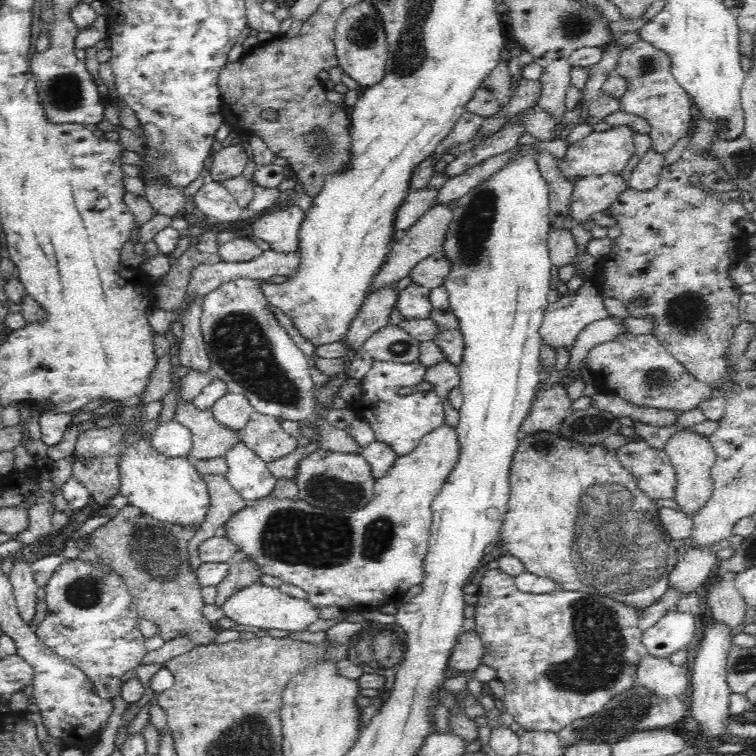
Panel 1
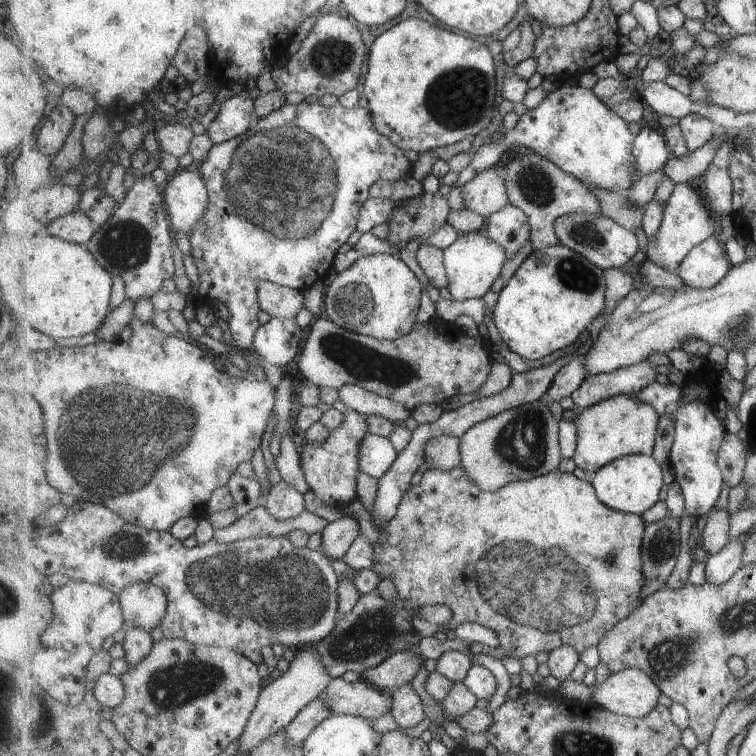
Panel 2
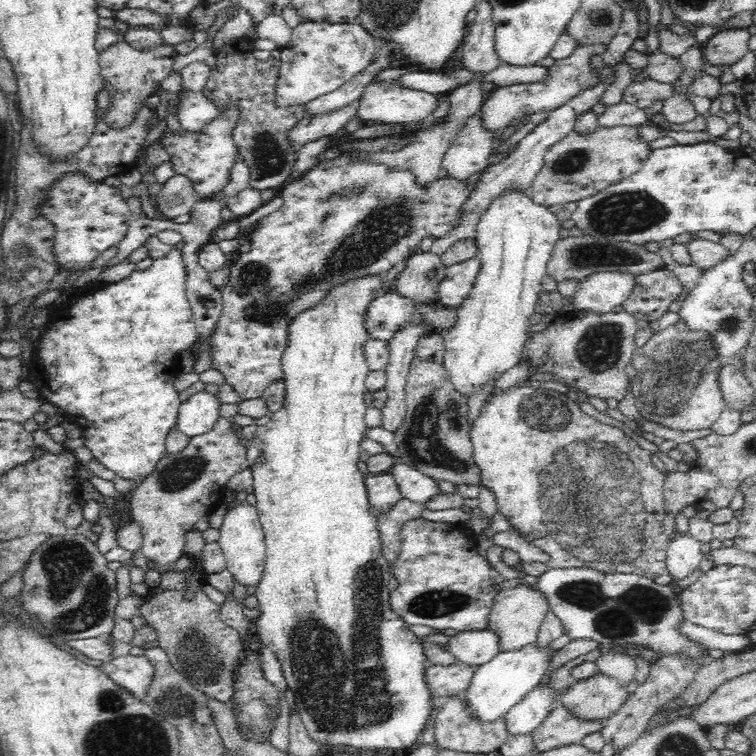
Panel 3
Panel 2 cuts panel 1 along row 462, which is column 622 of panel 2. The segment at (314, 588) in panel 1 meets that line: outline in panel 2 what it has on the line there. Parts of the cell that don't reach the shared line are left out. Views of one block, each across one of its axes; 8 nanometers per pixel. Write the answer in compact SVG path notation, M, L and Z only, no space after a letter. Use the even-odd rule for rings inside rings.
M617 395L586 408L578 415L577 448L573 458L577 467L597 472L606 464L627 455L653 454L660 414L654 404L635 396Z

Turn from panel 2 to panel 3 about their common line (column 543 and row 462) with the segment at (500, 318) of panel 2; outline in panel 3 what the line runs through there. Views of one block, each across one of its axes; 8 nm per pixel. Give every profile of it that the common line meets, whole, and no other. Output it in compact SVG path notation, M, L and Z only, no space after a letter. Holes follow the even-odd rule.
M376 275L373 277L364 277L361 279L354 279L353 281L347 282L343 285L338 285L334 287L330 292L329 295L322 301L321 305L315 306L314 308L305 310L301 312L300 315L296 316L294 320L288 324L288 346L287 349L284 351L283 359L281 360L281 365L283 368L284 378L283 381L286 385L286 396L284 405L282 409L279 409L276 413L272 414L271 421L268 424L263 426L258 426L258 429L254 435L254 437L247 441L247 459L249 468L253 471L253 494L257 498L257 509L259 514L259 521L261 522L264 534L265 534L265 544L266 544L266 564L263 568L262 578L260 578L260 582L257 584L256 590L256 598L259 602L259 611L261 612L260 616L255 620L256 621L256 629L254 629L254 636L260 640L260 643L266 644L272 652L276 655L276 658L279 660L281 664L281 669L283 670L283 676L287 681L287 689L294 694L295 705L299 710L300 716L302 717L302 722L306 725L306 732L309 732L309 735L314 739L317 740L323 748L329 748L331 746L342 746L346 747L347 751L358 751L358 750L378 750L383 748L390 748L390 750L402 750L402 748L406 748L409 751L413 750L418 746L418 737L420 736L421 732L426 728L428 724L429 718L431 717L431 712L433 711L433 701L434 697L432 697L432 691L430 691L430 687L428 687L428 683L426 682L426 667L428 662L426 661L426 655L423 649L423 642L418 639L419 637L414 634L414 632L408 630L407 622L402 620L401 616L398 616L396 612L393 611L393 608L390 606L390 593L391 591L388 589L388 581L390 578L393 577L391 573L391 564L386 560L386 557L383 556L382 553L382 540L380 538L380 533L378 530L378 516L376 516L371 511L368 491L365 484L365 474L360 472L358 469L358 460L361 459L360 454L362 452L360 448L360 443L363 442L366 438L366 429L367 425L365 422L365 413L366 413L366 402L364 401L364 394L366 394L366 377L368 373L371 371L366 359L364 358L364 353L362 353L362 344L364 344L364 340L368 338L369 334L366 329L364 329L364 325L362 324L362 318L364 318L364 312L366 312L366 306L368 306L368 302L372 300L372 298L376 297L378 291L383 289L383 282L382 282L382 275Z

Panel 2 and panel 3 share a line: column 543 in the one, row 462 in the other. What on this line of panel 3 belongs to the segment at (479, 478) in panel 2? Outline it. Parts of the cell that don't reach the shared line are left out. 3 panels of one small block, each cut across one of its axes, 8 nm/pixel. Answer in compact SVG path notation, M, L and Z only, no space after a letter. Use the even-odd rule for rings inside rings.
M416 357L412 359L405 388L405 406L404 421L393 433L394 442L398 445L398 456L400 456L397 460L430 476L434 481L445 480L452 485L480 486L481 471L474 461L474 446L470 437L471 426L468 421L469 397L455 388L443 365L424 362Z

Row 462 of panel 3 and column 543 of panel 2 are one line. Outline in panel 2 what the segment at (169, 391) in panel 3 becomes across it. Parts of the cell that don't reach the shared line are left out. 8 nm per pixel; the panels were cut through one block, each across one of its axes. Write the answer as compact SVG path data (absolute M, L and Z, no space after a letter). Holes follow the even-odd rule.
M577 84L561 86L551 91L541 106L521 115L515 128L505 132L501 139L478 143L470 163L457 175L455 185L462 188L481 172L495 167L507 148L524 146L548 158L590 188L628 191L640 179L635 176L635 139L626 119L612 111L593 90Z

